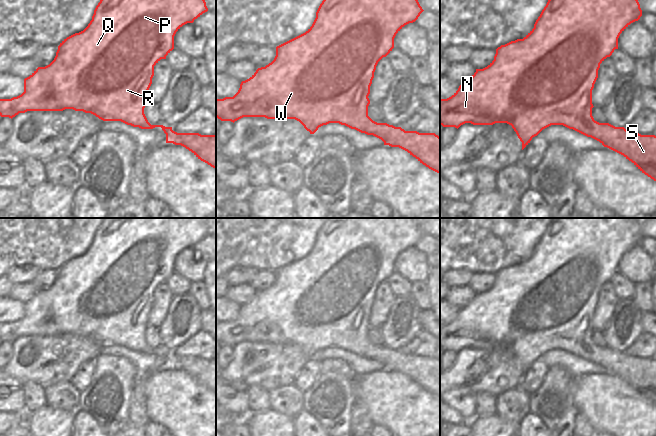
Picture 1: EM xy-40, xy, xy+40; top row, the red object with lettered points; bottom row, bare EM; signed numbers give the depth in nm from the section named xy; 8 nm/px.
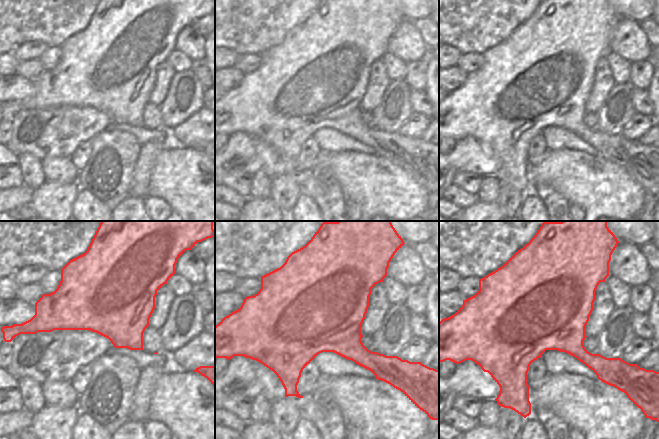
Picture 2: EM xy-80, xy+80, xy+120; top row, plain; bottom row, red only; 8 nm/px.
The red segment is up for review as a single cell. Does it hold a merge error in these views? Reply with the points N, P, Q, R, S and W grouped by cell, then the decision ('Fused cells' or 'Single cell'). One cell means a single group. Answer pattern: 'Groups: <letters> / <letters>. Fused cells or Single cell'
Groups: N P Q R S W. Single cell

